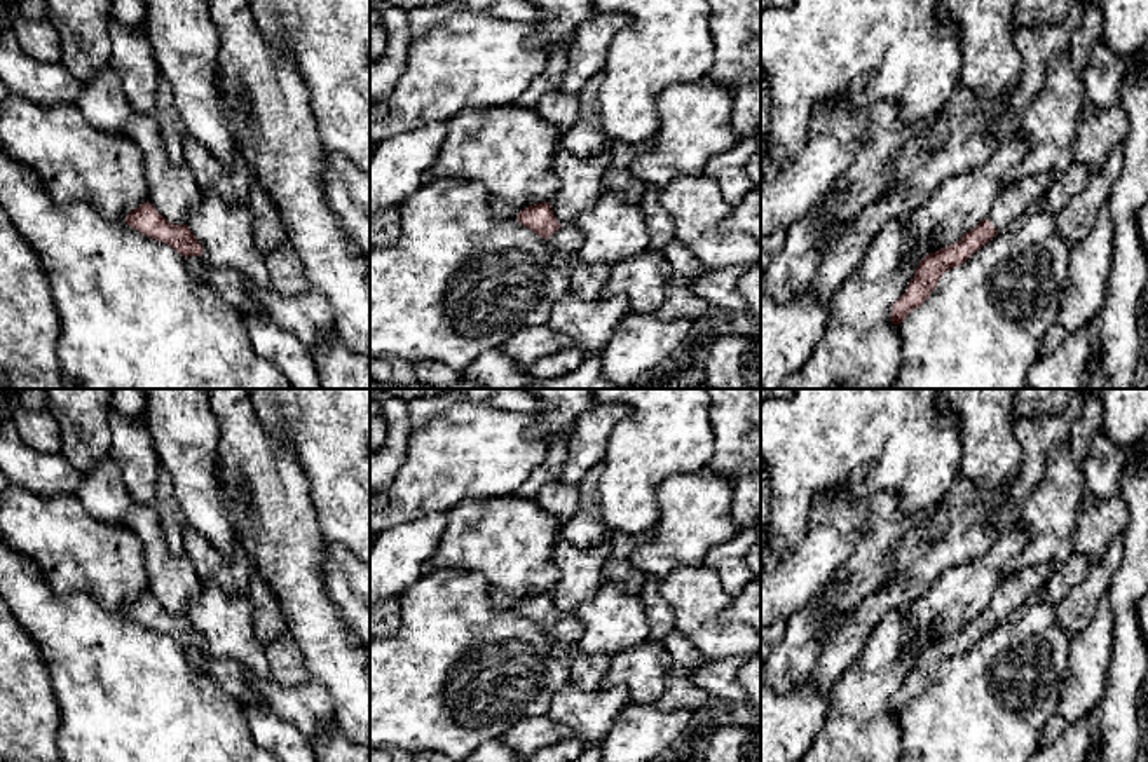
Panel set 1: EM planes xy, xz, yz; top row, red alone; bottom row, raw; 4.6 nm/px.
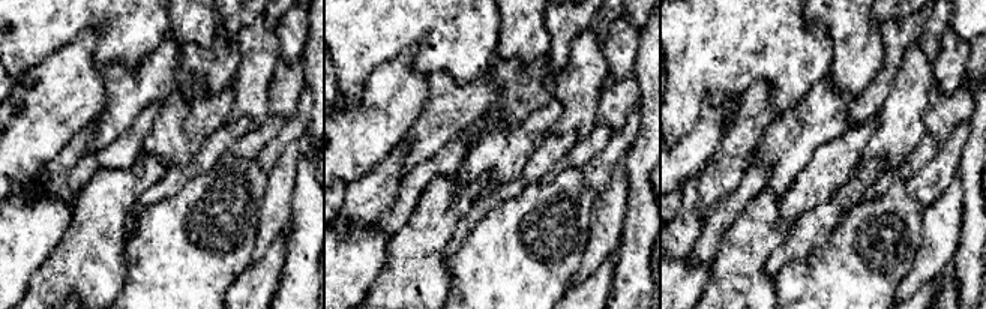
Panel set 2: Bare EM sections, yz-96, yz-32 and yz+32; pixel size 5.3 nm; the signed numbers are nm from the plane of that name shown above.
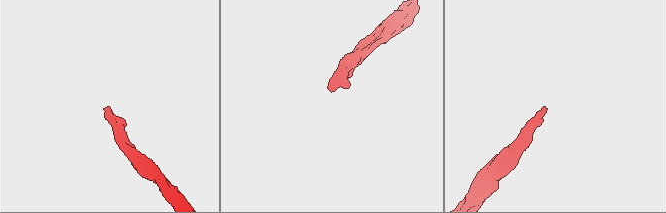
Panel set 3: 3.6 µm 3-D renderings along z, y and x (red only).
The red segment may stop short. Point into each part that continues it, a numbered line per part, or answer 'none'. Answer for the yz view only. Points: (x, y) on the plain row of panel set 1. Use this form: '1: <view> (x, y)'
1: yz (1011, 597)

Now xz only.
1: xz (566, 633)

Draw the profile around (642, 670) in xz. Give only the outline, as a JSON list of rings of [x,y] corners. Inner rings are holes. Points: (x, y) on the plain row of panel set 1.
[[[644,642],[611,657],[600,689],[625,685],[628,704],[656,703],[672,670],[672,656],[663,643]]]

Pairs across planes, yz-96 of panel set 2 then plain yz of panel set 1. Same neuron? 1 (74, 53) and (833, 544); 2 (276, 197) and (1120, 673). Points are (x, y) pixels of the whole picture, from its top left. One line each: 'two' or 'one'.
1: one
2: two

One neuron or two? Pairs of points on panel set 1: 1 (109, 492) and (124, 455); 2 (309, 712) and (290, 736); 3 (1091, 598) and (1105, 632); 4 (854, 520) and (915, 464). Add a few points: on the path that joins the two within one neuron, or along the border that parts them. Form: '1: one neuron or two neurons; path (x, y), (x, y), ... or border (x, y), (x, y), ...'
1: two neurons; border (110, 459), (135, 503)
2: two neurons; border (264, 703), (276, 715), (292, 722), (311, 741)
3: two neurons; border (1105, 597), (1094, 618), (1072, 639)
4: two neurons; border (829, 487), (845, 483), (854, 496), (869, 497)

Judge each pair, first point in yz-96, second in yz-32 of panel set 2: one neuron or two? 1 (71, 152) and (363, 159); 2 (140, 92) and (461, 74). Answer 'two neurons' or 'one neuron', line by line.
1: two neurons
2: two neurons

